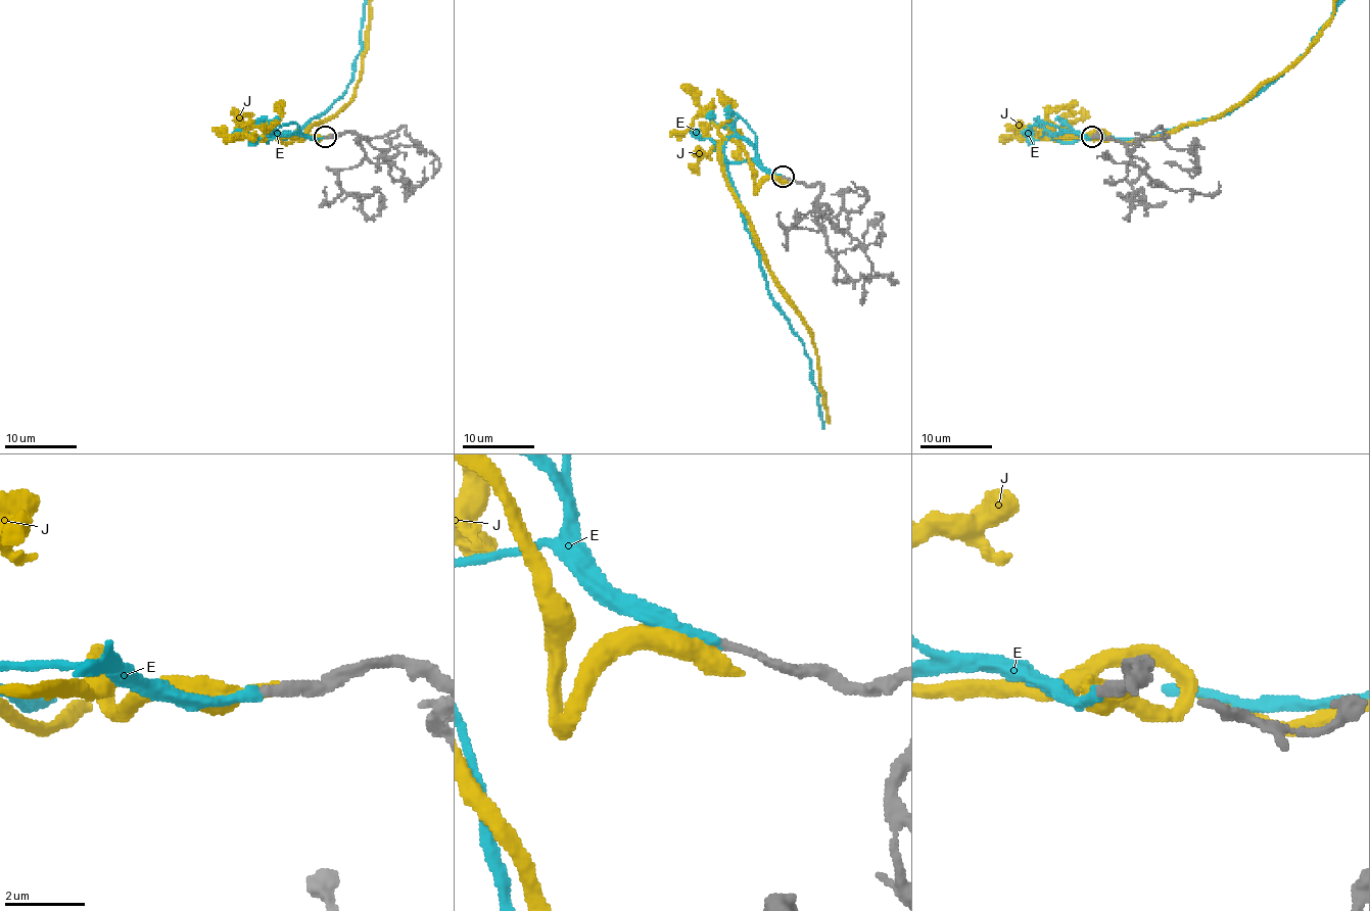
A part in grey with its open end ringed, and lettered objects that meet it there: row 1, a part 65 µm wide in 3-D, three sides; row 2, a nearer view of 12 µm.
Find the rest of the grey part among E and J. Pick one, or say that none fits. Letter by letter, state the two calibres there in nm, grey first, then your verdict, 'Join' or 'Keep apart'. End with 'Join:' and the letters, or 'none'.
E: Thickness 240 nm (grey) against 240 nm. Join
J: Thickness 240 nm (grey) against 500 nm. Keep apart
Join: E

